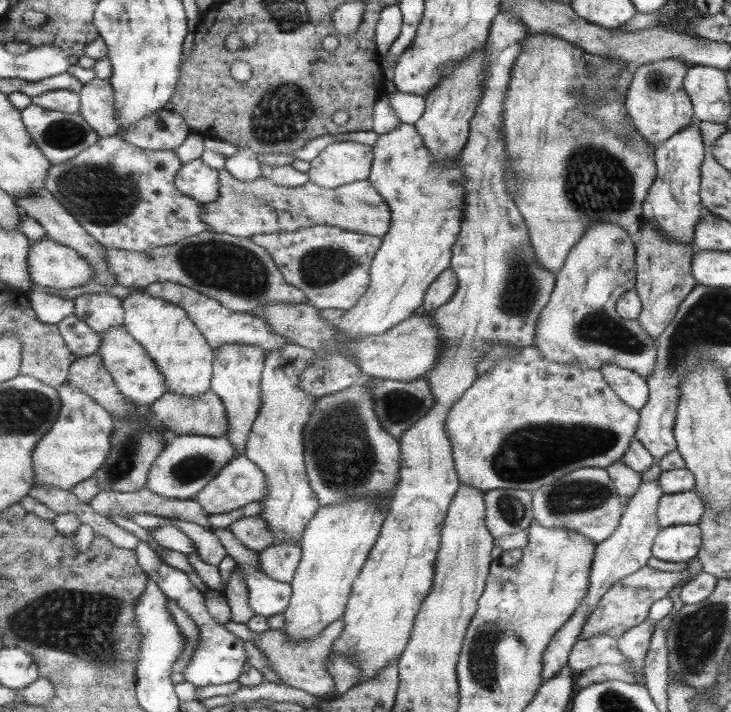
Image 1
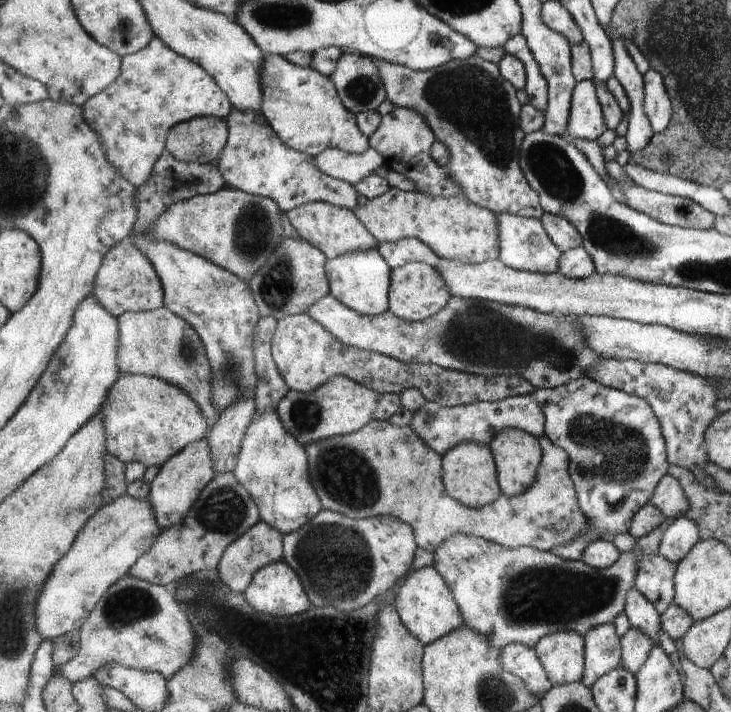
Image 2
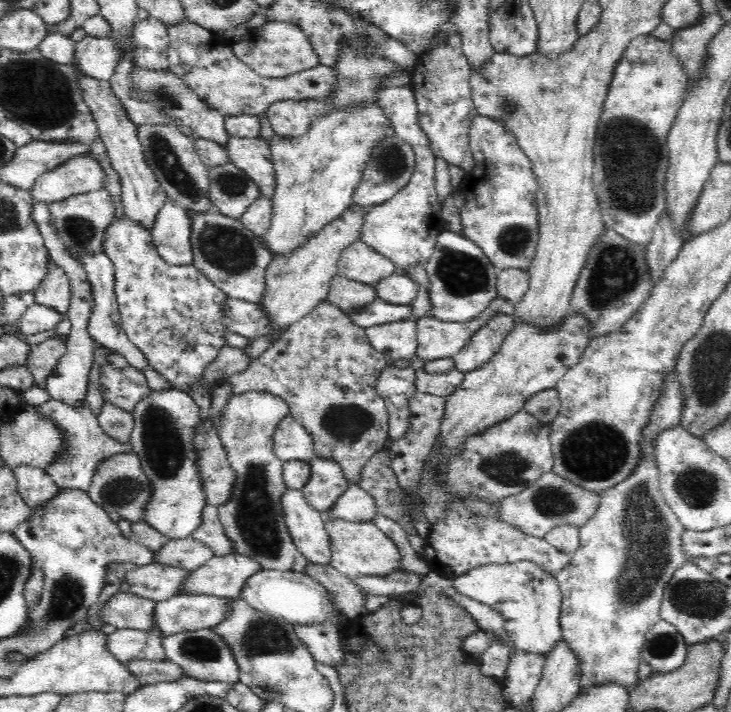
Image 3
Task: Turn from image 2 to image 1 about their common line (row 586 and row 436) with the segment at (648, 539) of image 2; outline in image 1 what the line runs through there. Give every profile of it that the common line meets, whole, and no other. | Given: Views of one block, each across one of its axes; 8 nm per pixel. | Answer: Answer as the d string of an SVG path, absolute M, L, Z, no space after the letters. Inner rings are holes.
M532 345L523 347L523 350L514 357L505 357L491 370L478 377L474 385L465 392L461 400L457 401L452 410L449 411L446 431L453 443L453 454L461 484L471 486L471 488L479 488L485 492L501 488L535 492L541 487L554 484L556 480L580 468L597 467L607 469L610 464L621 460L624 452L628 450L629 441L635 435L639 420L638 410L631 408L621 400L621 397L612 389L612 386L605 380L599 369L580 367L575 363L550 361L543 356L543 352L537 346Z

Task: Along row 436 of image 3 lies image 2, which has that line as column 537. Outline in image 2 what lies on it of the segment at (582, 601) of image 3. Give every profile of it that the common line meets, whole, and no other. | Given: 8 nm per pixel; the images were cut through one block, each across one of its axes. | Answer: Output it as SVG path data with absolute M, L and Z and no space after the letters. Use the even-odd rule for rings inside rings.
M577 631L548 634L535 647L554 686L582 680L586 667L585 649L584 636Z

